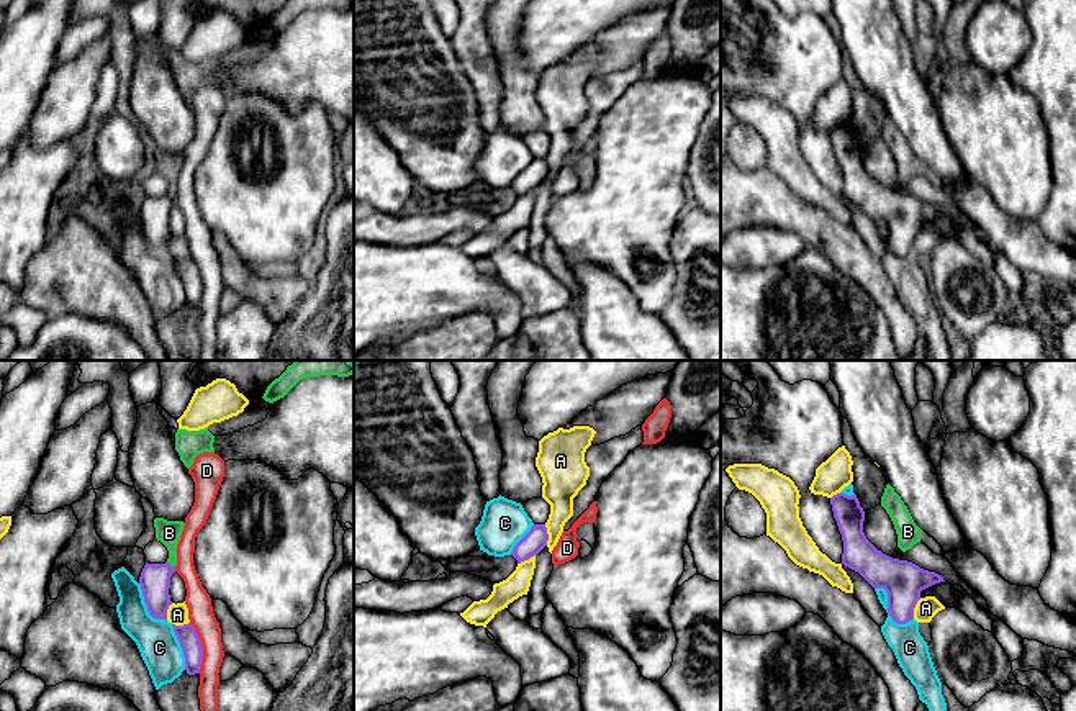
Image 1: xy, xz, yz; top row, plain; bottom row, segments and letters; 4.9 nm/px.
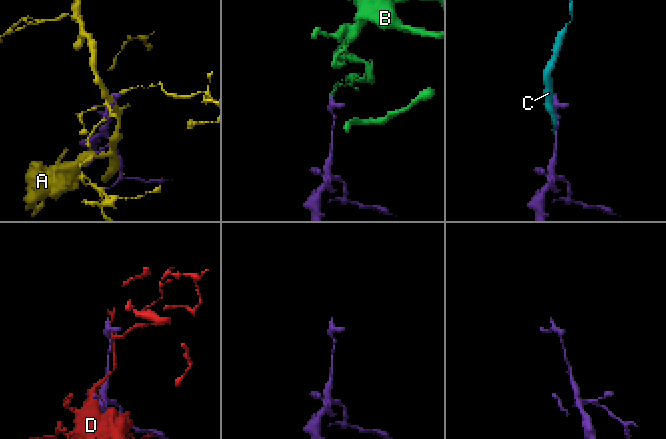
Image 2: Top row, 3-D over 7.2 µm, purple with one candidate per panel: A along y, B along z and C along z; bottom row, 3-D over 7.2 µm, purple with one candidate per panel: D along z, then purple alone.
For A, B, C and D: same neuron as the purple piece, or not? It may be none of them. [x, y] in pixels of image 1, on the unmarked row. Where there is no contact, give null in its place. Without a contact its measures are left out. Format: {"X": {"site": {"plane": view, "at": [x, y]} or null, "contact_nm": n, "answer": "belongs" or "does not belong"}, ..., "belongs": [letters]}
{"A": {"site": {"plane": "xz", "at": [547, 167]}, "contact_nm": 110, "answer": "belongs"}, "B": {"site": {"plane": "xy", "at": [169, 197]}, "contact_nm": 50, "answer": "does not belong"}, "C": {"site": {"plane": "yz", "at": [888, 244]}, "contact_nm": 240, "answer": "does not belong"}, "D": {"site": {"plane": "xy", "at": [202, 280]}, "contact_nm": 260, "answer": "does not belong"}, "belongs": ["A"]}

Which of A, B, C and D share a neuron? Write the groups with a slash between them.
A / B / C / D

